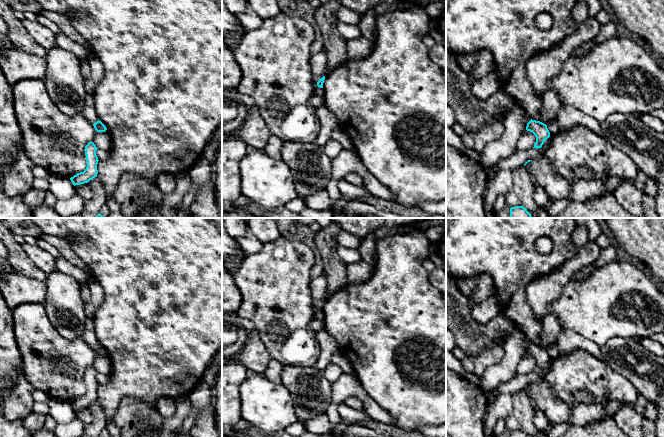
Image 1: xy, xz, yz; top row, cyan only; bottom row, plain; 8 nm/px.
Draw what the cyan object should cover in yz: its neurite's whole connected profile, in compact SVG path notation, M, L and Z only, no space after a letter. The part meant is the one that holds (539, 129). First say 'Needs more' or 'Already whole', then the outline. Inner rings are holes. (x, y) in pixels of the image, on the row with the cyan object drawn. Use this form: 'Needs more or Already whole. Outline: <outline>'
Already whole. Outline: M530 120L527 123L526 130L532 132L536 137L536 142L533 148L541 148L544 141L550 137L550 132L547 125L536 120Z

